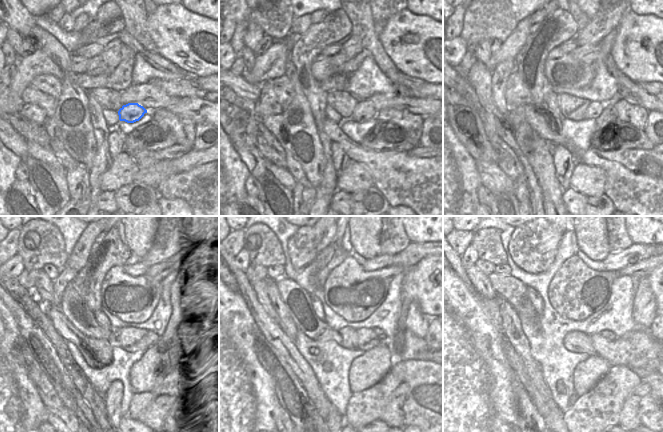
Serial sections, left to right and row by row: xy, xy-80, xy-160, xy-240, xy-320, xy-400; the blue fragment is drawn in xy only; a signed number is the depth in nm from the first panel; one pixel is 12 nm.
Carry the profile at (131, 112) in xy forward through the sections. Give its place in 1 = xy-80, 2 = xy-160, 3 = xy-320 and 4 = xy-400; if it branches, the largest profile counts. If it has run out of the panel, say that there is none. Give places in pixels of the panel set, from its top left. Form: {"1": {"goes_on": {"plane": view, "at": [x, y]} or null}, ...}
{"1": {"goes_on": {"plane": "xy-80", "at": [364, 110]}}, "2": {"goes_on": {"plane": "xy-160", "at": [594, 110]}}, "3": {"goes_on": {"plane": "xy-320", "at": [381, 335]}}, "4": {"goes_on": {"plane": "xy-400", "at": [608, 335]}}}

